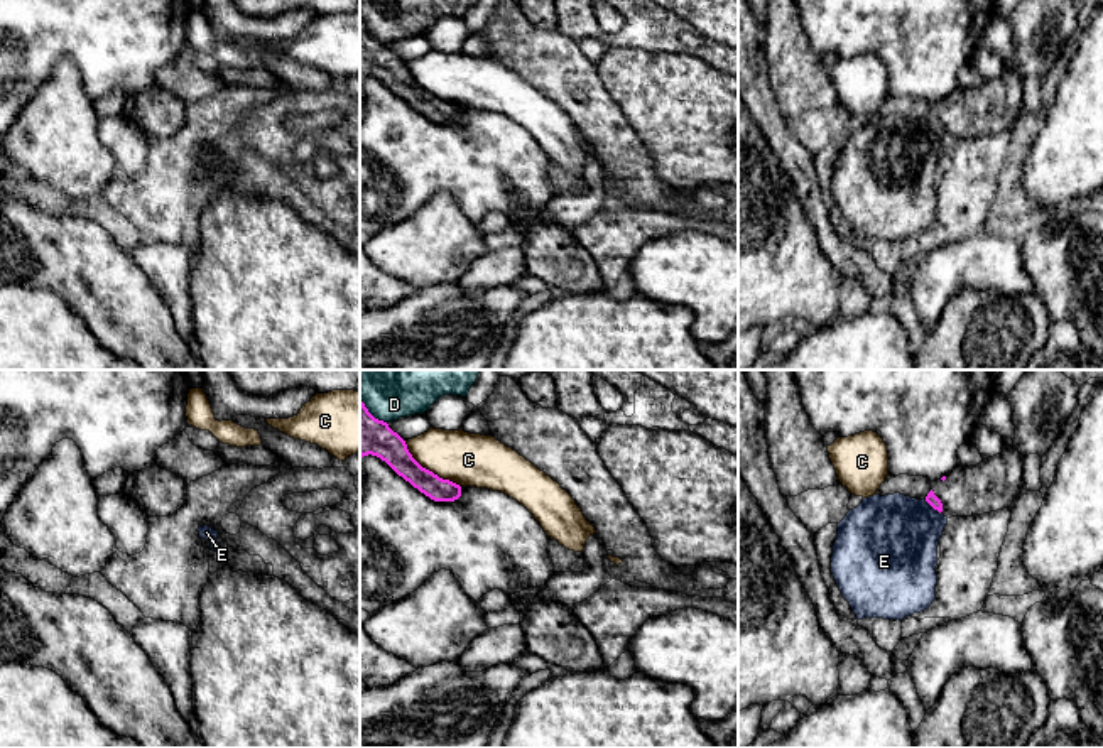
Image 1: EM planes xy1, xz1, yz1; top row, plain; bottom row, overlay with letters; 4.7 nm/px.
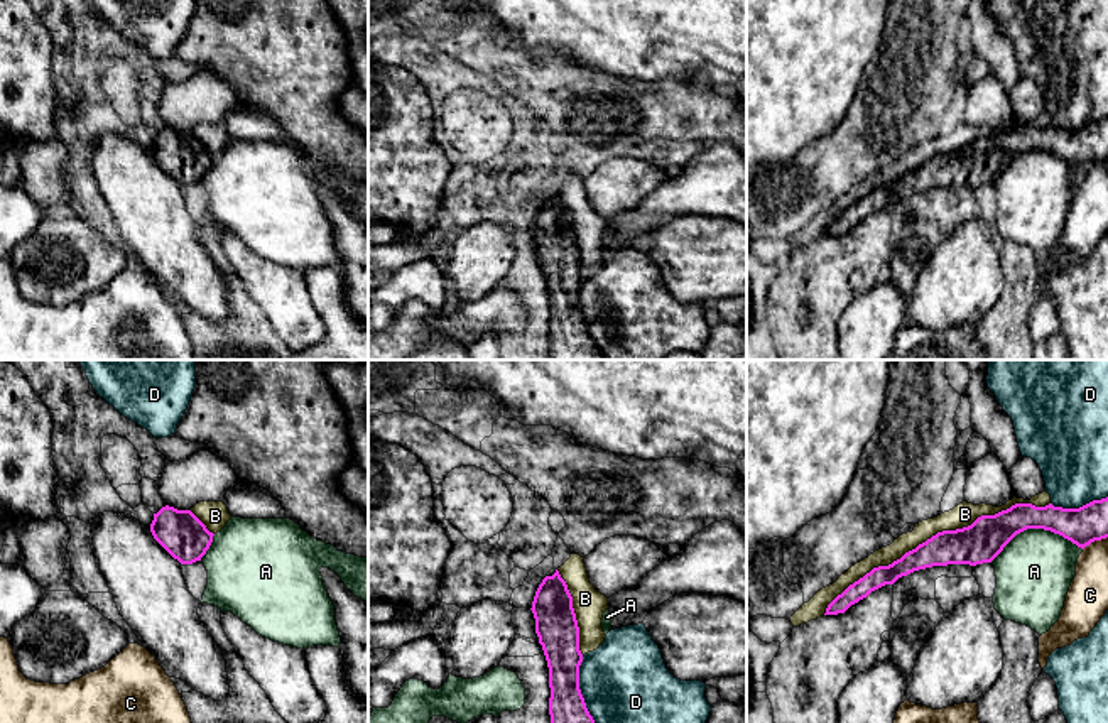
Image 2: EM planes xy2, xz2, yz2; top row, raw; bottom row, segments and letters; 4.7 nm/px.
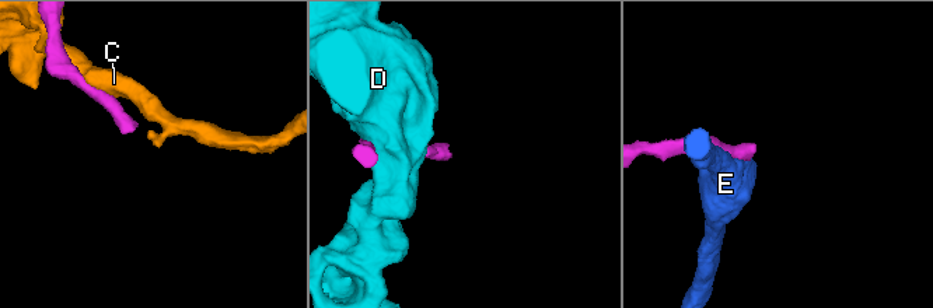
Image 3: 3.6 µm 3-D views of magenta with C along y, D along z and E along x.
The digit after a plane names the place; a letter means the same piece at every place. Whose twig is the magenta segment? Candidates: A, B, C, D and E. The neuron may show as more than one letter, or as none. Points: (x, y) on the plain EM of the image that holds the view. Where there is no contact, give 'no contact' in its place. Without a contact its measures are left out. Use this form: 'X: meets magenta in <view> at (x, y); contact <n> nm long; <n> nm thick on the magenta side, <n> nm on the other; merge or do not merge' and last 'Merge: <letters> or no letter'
A: meets magenta in yz2 at (1036, 149); contact 440 nm long; 190 nm thick on the magenta side, 360 nm on the other; do not merge
B: meets magenta in yz2 at (936, 156); contact 1200 nm long; 200 nm thick on the magenta side, 110 nm on the other; do not merge
C: meets magenta in xz1 at (428, 92); contact 340 nm long; 150 nm thick on the magenta side, 260 nm on the other; do not merge
D: meets magenta in xz2 at (581, 318); contact 400 nm long; 240 nm thick on the magenta side, 420 nm on the other; do not merge
E: meets magenta in yz1 at (933, 129); contact 100 nm long; 60 nm thick on the magenta side, 440 nm on the other; do not merge
Merge: no letter

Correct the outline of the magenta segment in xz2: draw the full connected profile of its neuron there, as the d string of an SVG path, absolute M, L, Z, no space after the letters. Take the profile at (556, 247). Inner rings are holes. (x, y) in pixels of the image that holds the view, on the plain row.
M557 191L542 201L530 231L549 289L551 360L605 360L579 311L579 248L573 218Z

